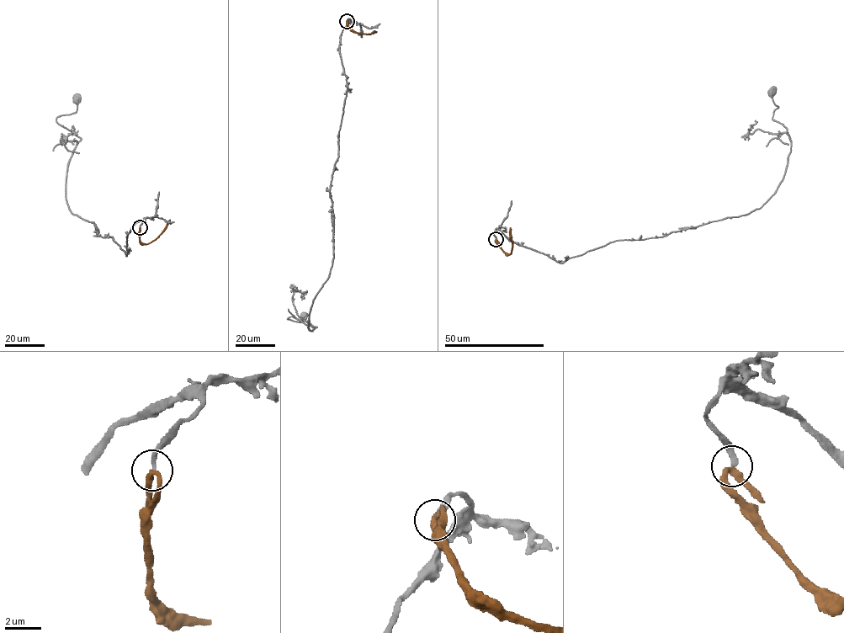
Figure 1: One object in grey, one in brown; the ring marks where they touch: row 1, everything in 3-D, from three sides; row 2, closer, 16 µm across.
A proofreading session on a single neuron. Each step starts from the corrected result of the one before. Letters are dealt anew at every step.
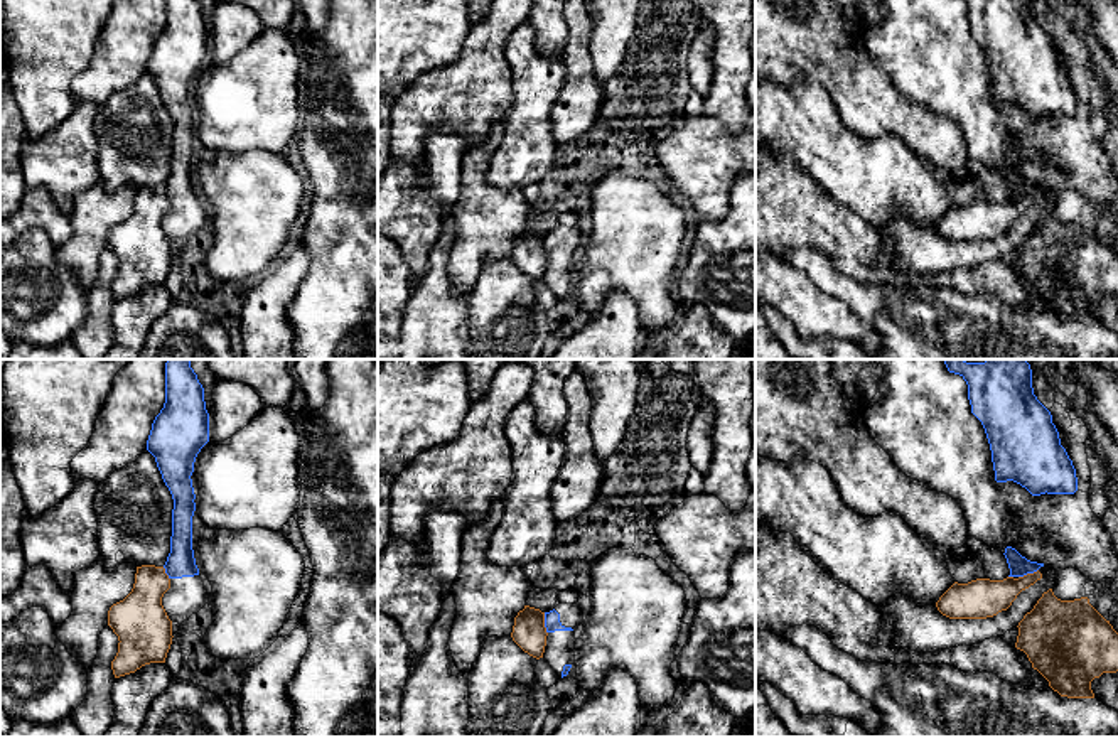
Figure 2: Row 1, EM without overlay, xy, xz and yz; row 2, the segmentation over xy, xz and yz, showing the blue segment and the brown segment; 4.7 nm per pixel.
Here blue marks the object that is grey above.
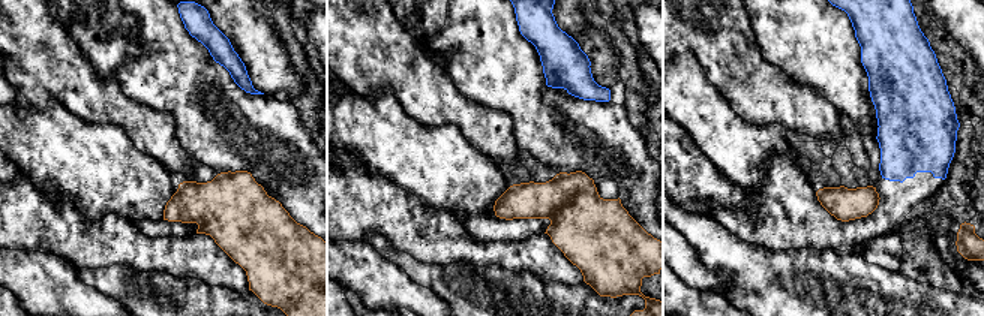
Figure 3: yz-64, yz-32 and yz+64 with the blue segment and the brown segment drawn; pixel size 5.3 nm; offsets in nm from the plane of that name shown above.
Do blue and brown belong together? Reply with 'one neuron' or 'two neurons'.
two neurons

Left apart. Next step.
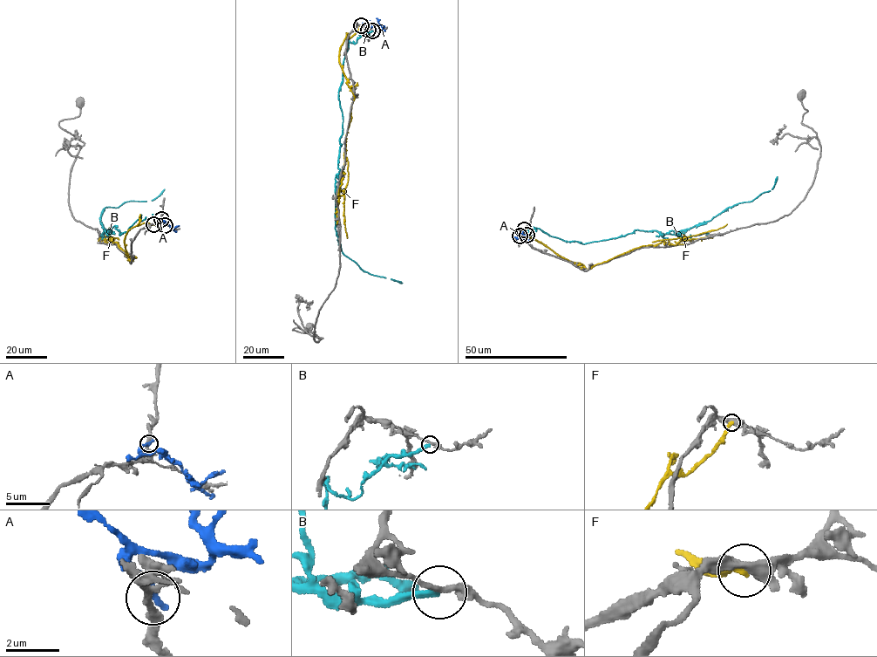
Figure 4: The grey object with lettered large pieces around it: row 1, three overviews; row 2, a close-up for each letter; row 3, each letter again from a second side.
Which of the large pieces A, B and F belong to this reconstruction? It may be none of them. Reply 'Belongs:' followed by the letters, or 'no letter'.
Belongs: no letter

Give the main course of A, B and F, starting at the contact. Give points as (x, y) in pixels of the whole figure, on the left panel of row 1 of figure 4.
A: (161, 219), (159, 222), (165, 221), (170, 226)
B: (165, 225), (140, 215), (119, 236), (115, 225), (108, 234), (99, 218), (105, 208), (152, 201), (164, 189)
F: (153, 224), (143, 222), (127, 231), (124, 243), (129, 261), (116, 242), (105, 242), (110, 237), (109, 227)

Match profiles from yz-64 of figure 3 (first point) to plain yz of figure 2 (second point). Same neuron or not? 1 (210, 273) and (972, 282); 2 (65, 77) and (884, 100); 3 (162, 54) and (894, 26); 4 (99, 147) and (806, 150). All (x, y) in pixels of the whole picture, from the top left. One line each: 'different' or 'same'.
1: same
2: same
3: same
4: same

